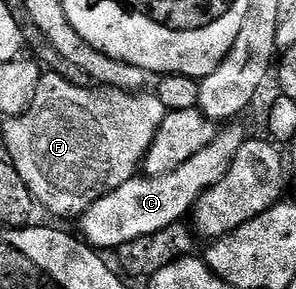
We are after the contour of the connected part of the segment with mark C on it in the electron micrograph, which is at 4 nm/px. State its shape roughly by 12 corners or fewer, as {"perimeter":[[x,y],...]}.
{"perimeter":[[225,125],[174,172],[131,178],[78,218],[115,251],[181,221],[218,184],[242,127]]}

